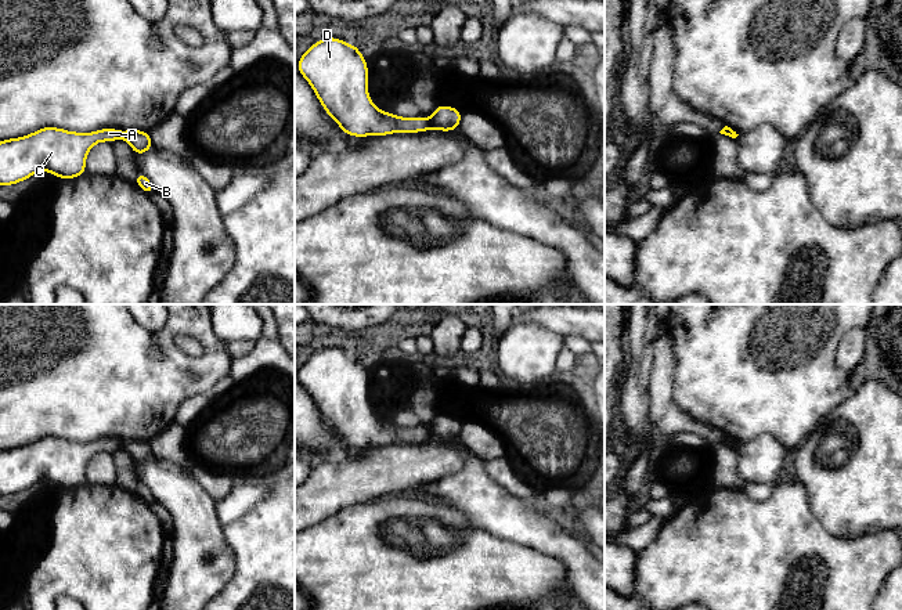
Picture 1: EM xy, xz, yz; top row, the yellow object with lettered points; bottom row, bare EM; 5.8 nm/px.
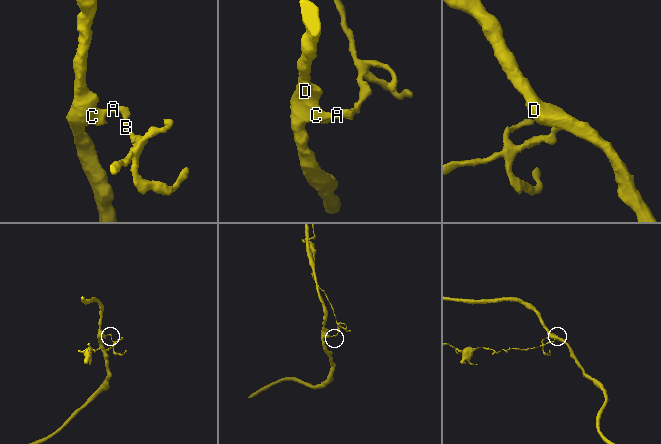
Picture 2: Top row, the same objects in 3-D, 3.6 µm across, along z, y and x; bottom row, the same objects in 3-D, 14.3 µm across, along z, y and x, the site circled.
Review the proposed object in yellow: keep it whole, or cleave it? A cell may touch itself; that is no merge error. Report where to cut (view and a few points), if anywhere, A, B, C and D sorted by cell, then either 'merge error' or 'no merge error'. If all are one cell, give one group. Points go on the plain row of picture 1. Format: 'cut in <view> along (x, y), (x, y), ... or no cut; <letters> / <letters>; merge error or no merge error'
cut in xz along (429, 430), (433, 437); A C D / B; merge error

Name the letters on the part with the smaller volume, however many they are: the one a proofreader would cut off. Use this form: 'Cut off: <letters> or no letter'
Cut off: B

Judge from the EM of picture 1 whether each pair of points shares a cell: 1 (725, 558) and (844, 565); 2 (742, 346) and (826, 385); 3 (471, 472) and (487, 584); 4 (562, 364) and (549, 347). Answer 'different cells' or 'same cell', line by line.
1: same cell
2: same cell
3: different cells
4: different cells

